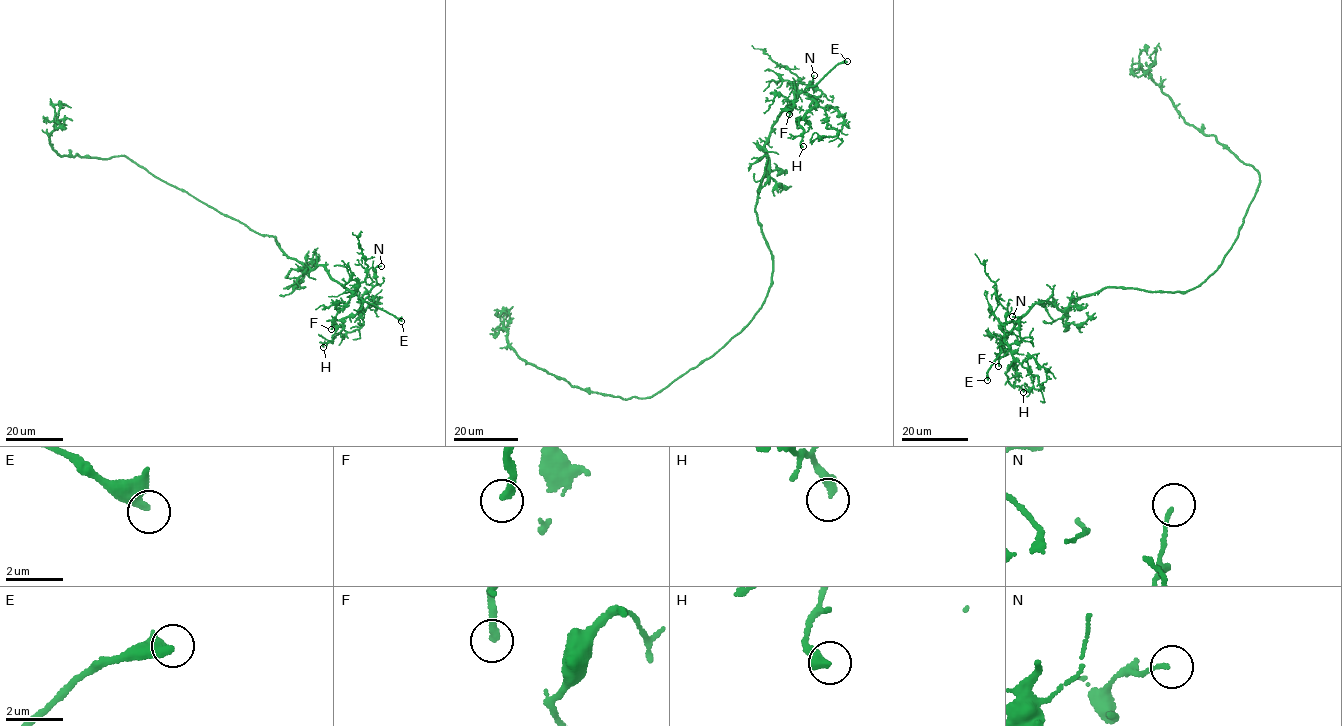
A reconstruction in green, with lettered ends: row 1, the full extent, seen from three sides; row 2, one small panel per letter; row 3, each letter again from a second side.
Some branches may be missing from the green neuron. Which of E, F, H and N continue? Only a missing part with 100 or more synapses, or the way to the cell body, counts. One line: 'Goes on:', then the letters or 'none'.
Goes on: E

